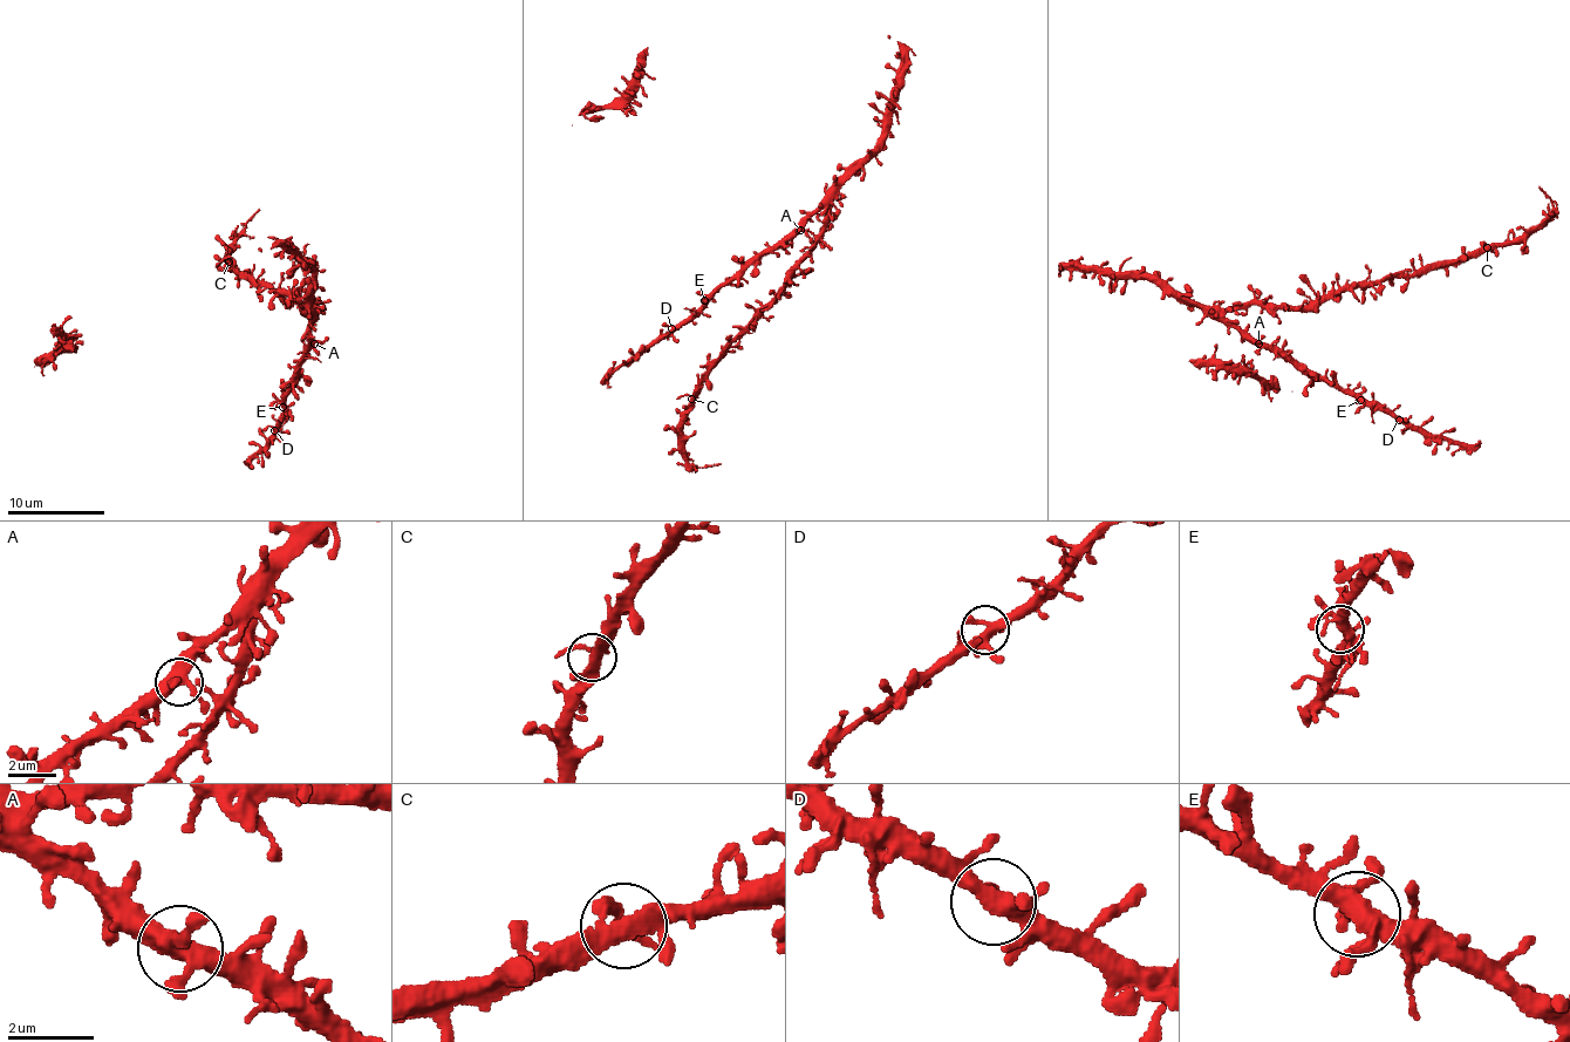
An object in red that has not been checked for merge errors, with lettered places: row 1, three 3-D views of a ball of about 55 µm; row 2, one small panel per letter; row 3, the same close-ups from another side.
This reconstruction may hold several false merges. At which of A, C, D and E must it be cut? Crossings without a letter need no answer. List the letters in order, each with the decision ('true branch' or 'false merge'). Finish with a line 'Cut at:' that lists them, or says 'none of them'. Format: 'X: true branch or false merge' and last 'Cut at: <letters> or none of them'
A: true branch
C: true branch
D: true branch
E: true branch
Cut at: none of them

